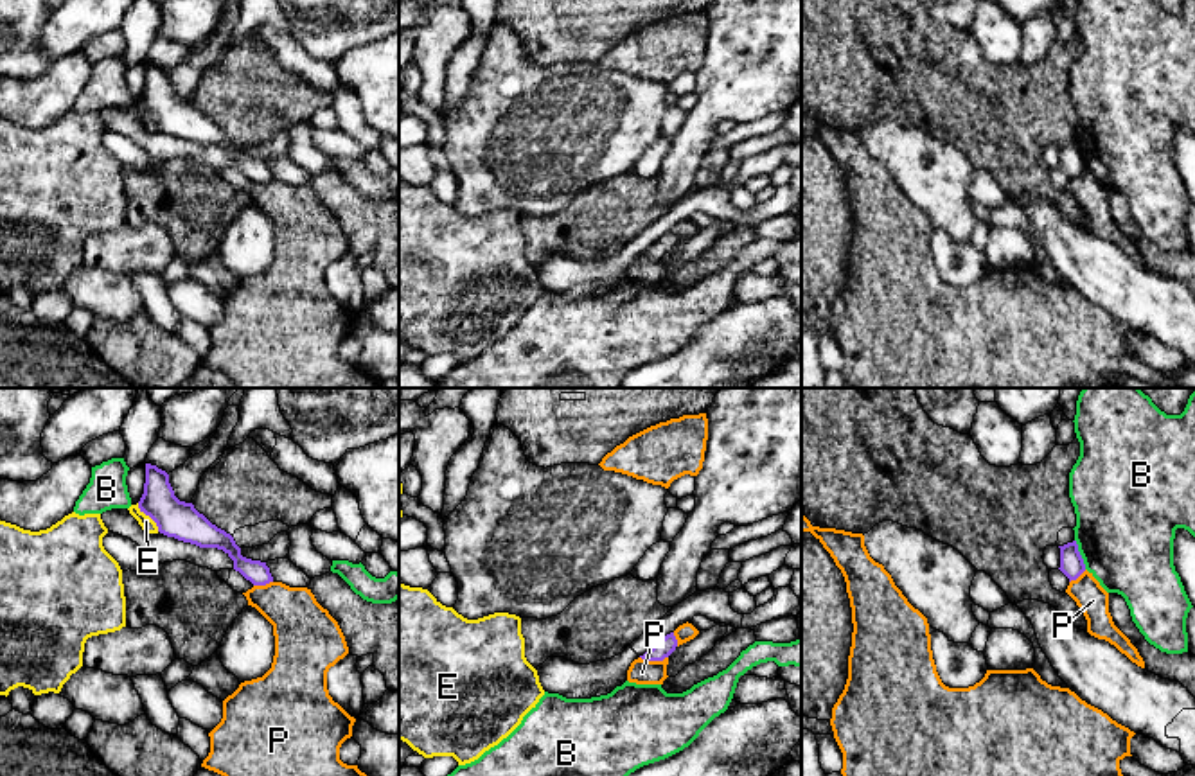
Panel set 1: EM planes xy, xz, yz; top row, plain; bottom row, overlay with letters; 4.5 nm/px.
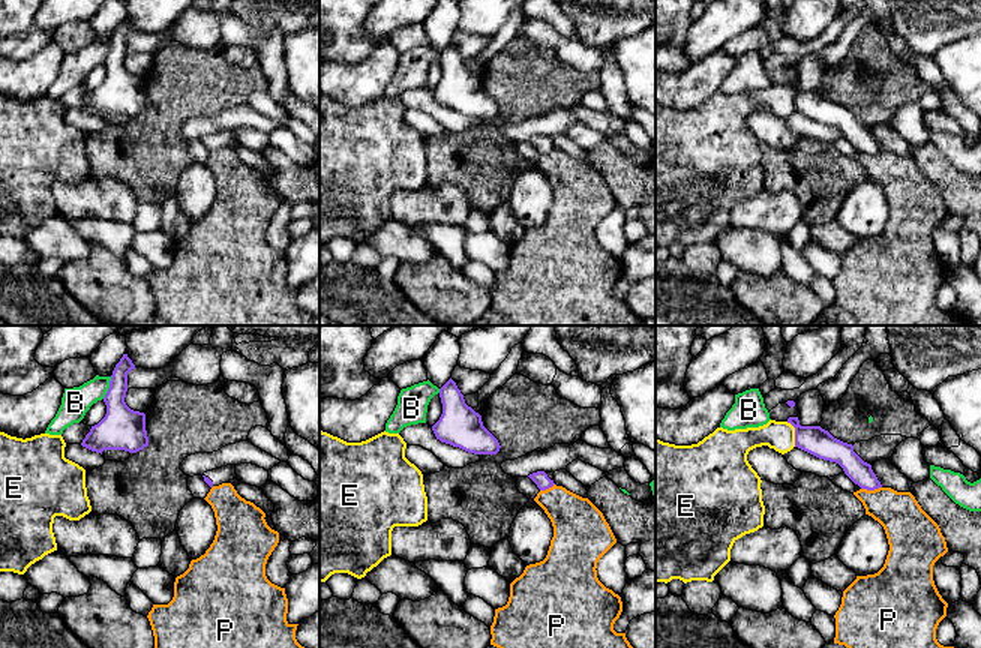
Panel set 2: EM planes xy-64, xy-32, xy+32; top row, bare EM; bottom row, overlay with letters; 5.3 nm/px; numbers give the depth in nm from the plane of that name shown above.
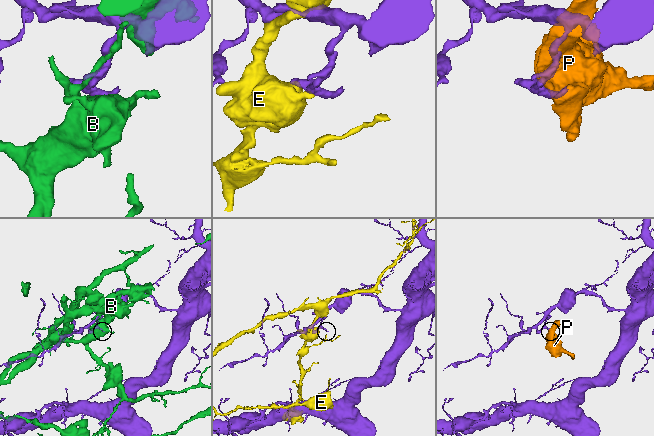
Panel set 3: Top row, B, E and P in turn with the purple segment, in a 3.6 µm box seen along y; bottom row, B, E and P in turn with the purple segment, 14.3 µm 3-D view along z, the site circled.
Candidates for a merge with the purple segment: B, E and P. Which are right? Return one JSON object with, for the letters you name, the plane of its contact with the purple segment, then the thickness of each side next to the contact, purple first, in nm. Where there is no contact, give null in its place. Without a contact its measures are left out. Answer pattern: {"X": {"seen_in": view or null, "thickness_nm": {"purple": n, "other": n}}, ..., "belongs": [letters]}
{"belongs": []}

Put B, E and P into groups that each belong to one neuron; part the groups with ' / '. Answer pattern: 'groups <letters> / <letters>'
groups B / E / P

